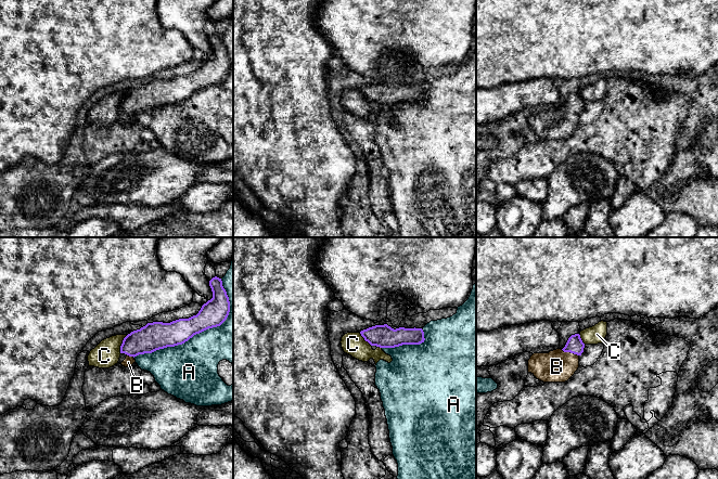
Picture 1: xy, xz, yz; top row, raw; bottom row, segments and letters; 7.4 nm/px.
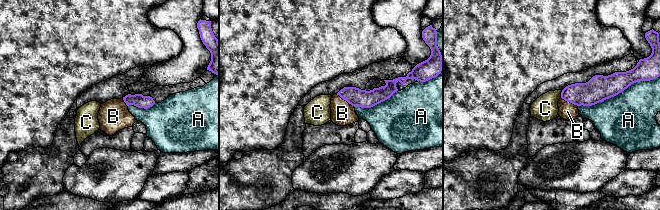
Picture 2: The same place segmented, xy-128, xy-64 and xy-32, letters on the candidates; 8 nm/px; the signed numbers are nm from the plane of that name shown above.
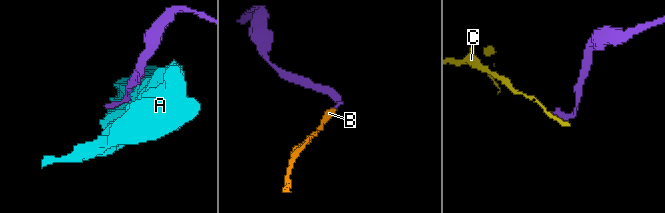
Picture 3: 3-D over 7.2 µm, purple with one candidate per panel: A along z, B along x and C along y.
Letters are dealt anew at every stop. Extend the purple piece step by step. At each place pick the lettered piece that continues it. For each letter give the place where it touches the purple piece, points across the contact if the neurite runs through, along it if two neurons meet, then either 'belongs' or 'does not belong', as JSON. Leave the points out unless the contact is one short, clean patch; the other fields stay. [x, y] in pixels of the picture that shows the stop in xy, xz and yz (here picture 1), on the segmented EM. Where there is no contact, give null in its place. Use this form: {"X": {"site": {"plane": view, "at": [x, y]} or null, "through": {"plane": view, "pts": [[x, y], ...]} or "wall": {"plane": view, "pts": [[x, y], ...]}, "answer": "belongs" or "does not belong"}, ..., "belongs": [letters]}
{"A": {"site": {"plane": "xy", "at": [200, 332]}, "answer": "does not belong"}, "B": {"site": {"plane": "yz", "at": [569, 351]}, "through": {"plane": "yz", "pts": [[574, 345], [569, 351], [556, 366]]}, "answer": "belongs"}, "C": {"site": {"plane": "xy", "at": [122, 345]}, "answer": "does not belong"}, "belongs": ["B"]}

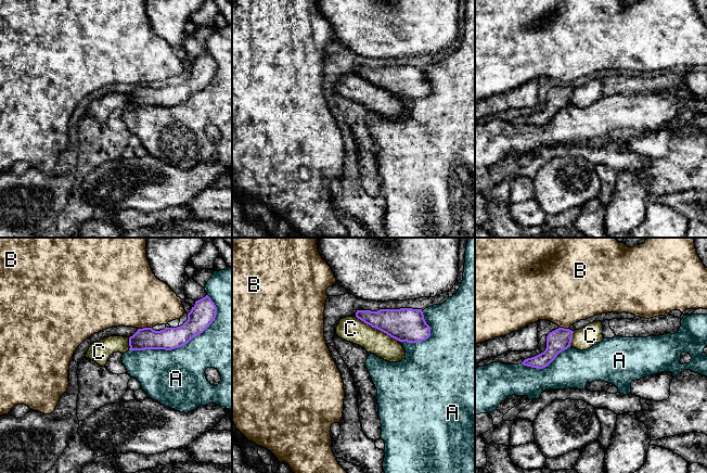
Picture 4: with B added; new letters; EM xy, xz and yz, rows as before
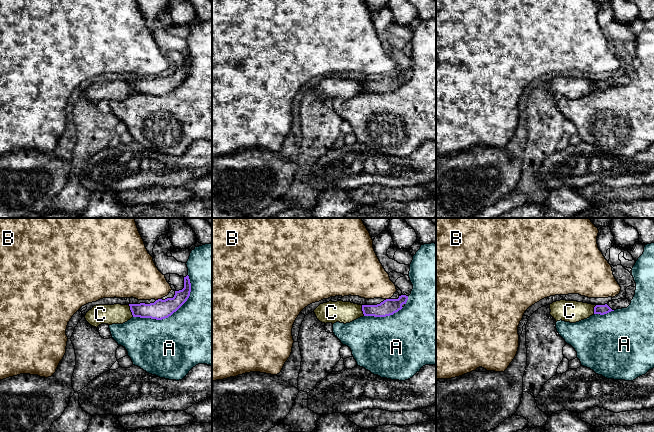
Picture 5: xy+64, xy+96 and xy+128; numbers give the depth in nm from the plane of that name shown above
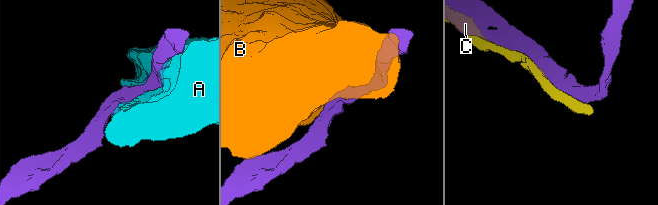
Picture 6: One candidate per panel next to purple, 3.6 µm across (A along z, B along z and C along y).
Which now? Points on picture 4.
{"A": {"site": {"plane": "xy", "at": [180, 346]}, "answer": "does not belong"}, "B": {"site": {"plane": "xy", "at": [144, 328]}, "answer": "does not belong"}, "C": {"site": {"plane": "xz", "at": [376, 328]}, "answer": "does not belong"}, "belongs": []}

